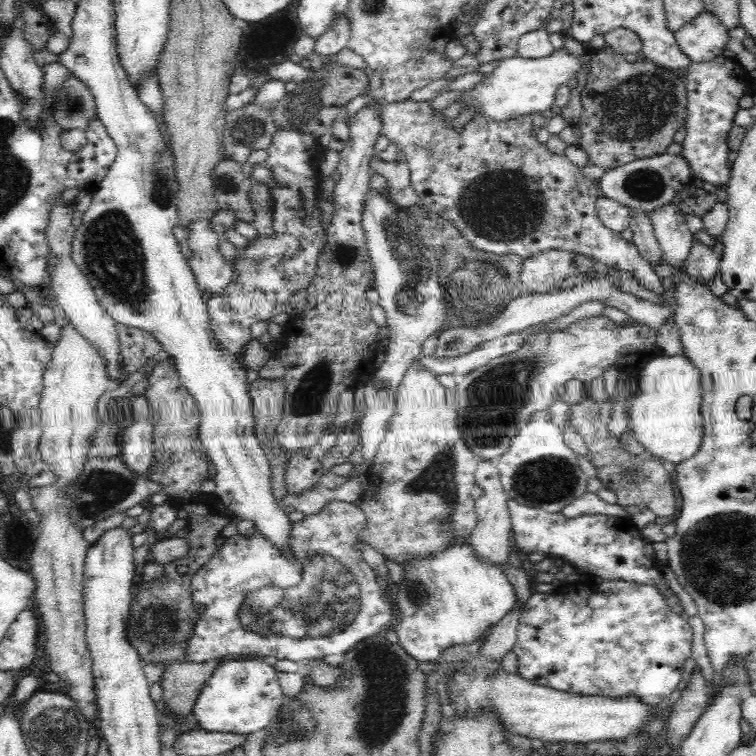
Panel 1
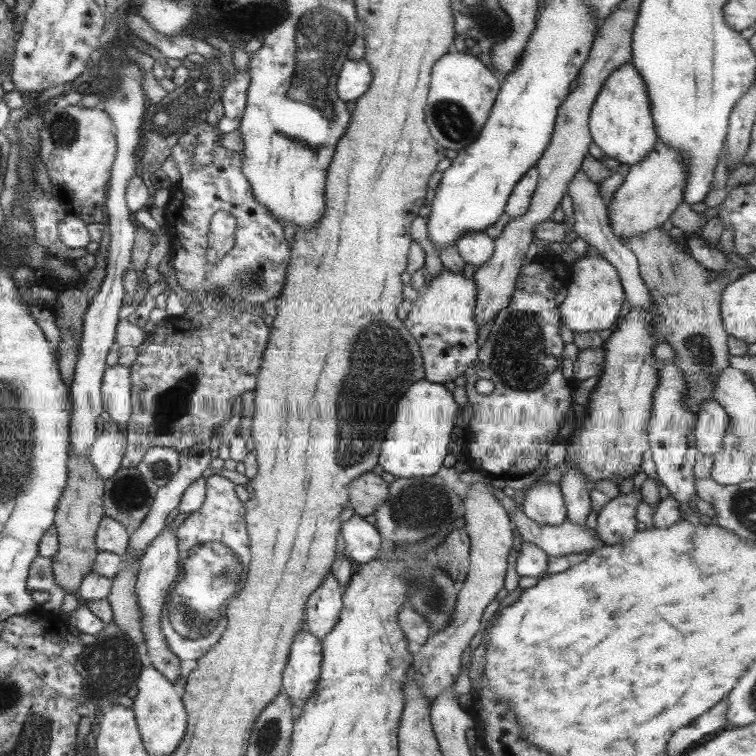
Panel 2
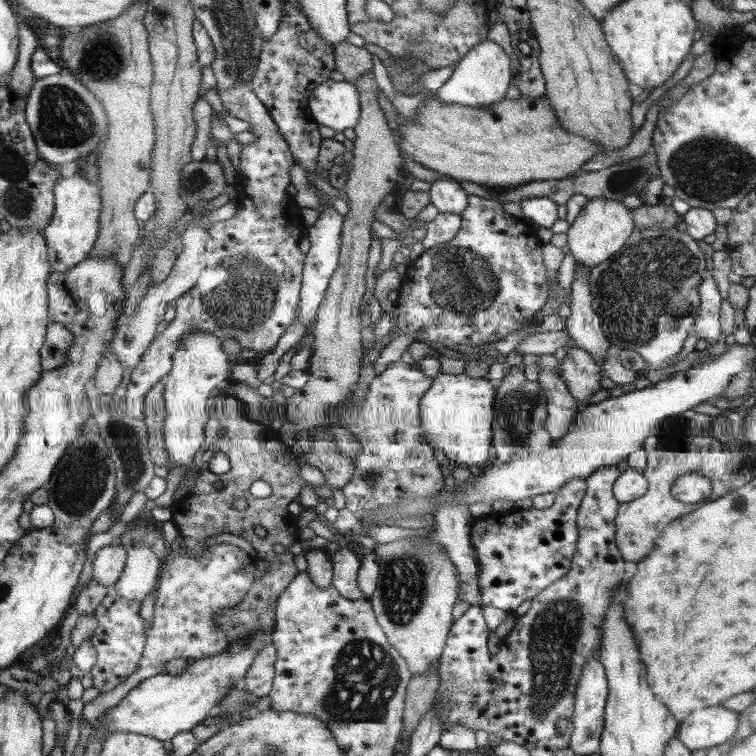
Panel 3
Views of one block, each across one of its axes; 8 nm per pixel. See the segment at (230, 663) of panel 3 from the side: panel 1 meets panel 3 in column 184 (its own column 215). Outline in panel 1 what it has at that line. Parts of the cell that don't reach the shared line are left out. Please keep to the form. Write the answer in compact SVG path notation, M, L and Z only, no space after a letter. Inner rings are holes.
M256 657L230 658L220 663L203 684L196 704L192 706L192 715L199 722L200 729L234 734L266 730L278 717L284 700L276 674L273 666Z

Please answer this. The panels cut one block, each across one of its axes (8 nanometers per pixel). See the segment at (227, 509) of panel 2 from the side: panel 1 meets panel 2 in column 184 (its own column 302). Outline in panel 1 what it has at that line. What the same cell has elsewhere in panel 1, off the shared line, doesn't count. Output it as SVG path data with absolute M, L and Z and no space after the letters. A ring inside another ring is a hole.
M332 500L328 502L326 506L322 506L322 510L318 514L310 514L306 516L304 520L300 522L292 523L291 539L292 549L296 554L297 570L299 574L293 574L291 566L288 561L285 560L280 550L277 550L260 532L256 532L253 535L242 537L242 535L232 535L228 540L218 548L217 555L214 556L208 563L203 564L197 573L191 578L190 594L192 597L192 604L203 604L205 611L198 614L198 621L194 624L192 634L188 638L188 646L184 650L184 661L190 661L191 663L205 663L212 659L223 659L224 657L230 658L260 658L262 656L275 656L278 660L292 660L292 662L300 662L300 660L308 660L314 658L322 658L330 660L331 662L338 663L343 654L351 649L352 646L363 641L365 638L371 637L376 633L383 633L384 628L390 625L393 618L393 611L390 609L390 605L384 601L382 591L380 591L380 585L376 581L376 573L374 569L368 566L363 560L363 554L361 553L361 546L359 546L360 530L365 528L367 518L365 513L361 510L359 503L341 502L340 500ZM256 591L261 592L262 598L252 598L252 594L256 594ZM244 610L244 611L242 611Z

